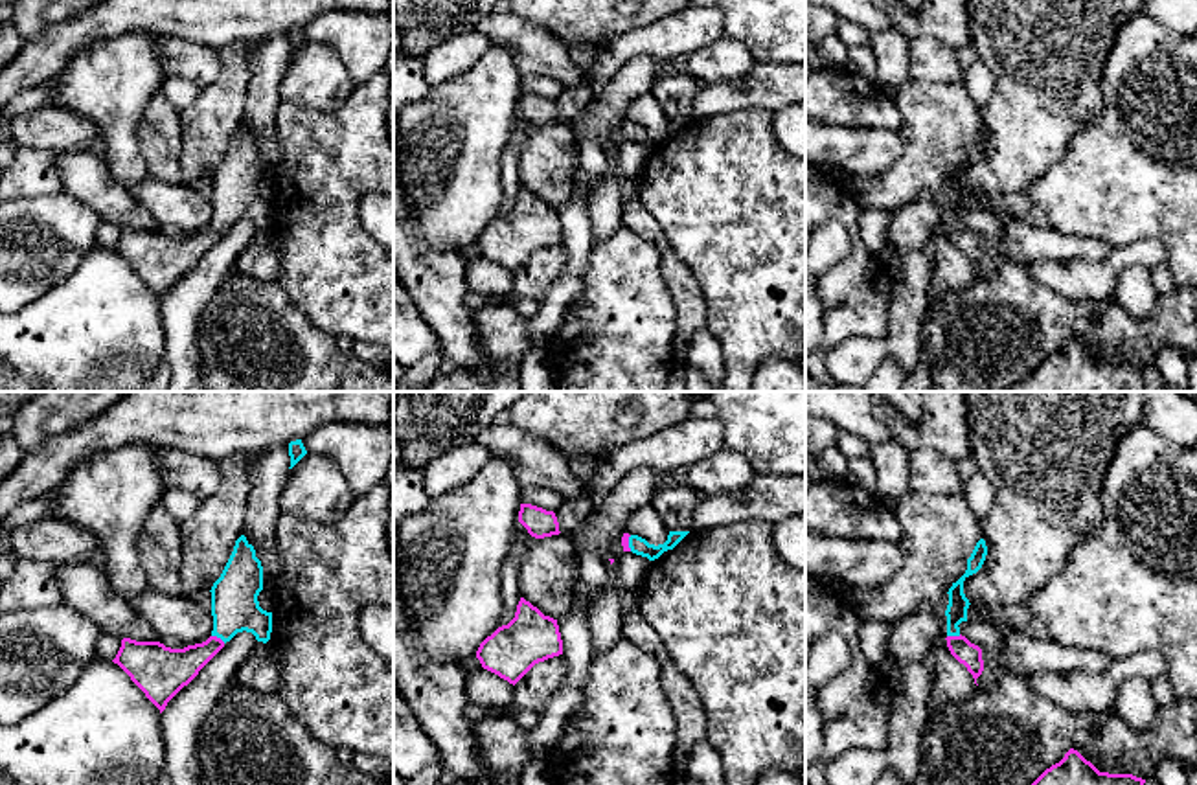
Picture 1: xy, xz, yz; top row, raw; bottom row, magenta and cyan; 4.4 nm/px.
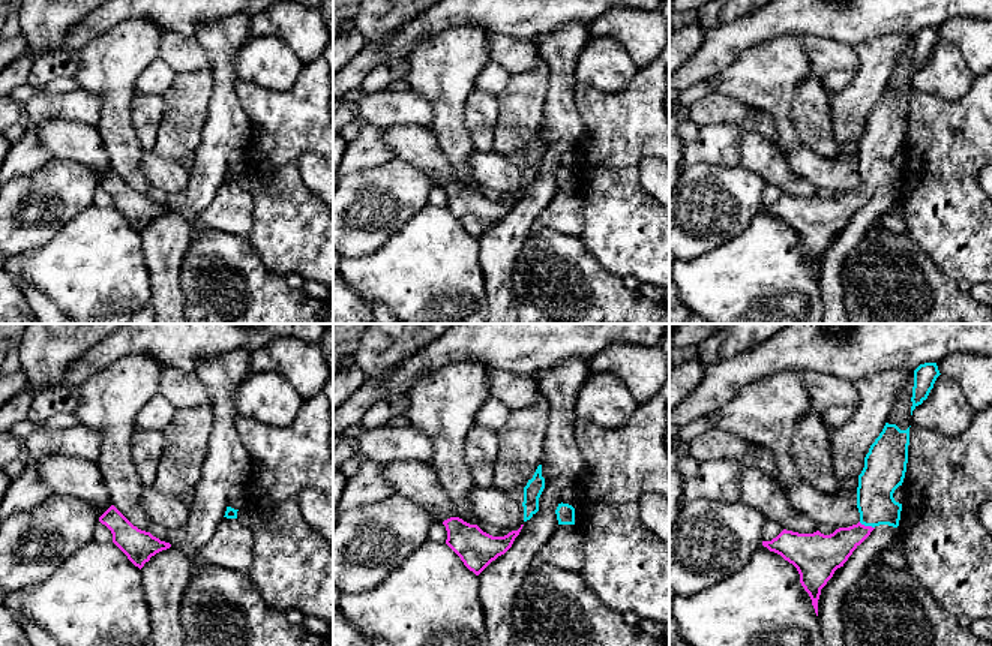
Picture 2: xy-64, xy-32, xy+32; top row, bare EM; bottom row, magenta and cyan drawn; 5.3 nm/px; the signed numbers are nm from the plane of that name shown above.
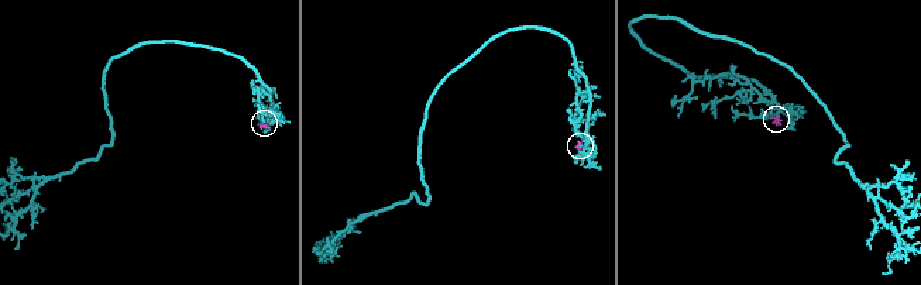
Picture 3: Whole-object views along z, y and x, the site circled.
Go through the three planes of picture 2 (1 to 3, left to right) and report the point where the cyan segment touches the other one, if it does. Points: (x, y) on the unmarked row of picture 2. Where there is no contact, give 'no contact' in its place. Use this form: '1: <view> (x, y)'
1: no contact
2: no contact
3: xy+32 (866, 191)

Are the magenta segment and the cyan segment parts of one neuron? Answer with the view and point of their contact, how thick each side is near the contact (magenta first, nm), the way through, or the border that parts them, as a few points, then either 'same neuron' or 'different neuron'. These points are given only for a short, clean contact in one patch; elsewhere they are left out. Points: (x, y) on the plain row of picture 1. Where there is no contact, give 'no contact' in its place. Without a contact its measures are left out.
contact xy (219, 227); calibres 180 and 200 nm; way xy (171, 258), (197, 245), (219, 227), (234, 199), (234, 184); same neuron

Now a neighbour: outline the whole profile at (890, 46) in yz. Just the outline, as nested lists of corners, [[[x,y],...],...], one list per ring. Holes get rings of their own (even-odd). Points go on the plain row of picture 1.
[[[899,28],[870,33],[870,48],[877,59],[877,86],[892,97],[910,81],[910,46],[912,39]]]

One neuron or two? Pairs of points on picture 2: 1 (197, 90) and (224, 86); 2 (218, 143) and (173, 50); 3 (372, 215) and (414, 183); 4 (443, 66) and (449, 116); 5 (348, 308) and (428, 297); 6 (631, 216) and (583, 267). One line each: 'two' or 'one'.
1: two
2: two
3: one
4: one
5: two
6: two

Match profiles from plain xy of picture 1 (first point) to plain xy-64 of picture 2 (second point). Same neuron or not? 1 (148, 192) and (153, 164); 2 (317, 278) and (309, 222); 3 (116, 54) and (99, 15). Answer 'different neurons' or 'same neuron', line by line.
1: same neuron
2: same neuron
3: different neurons

